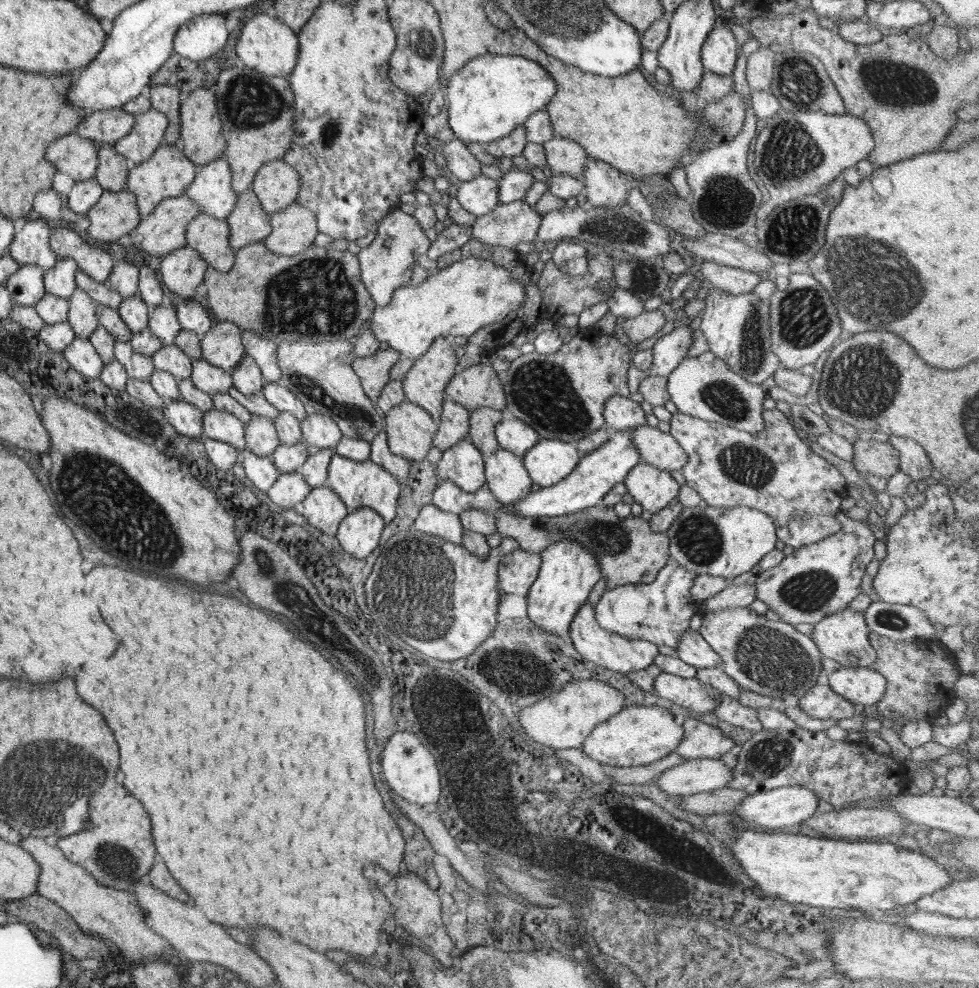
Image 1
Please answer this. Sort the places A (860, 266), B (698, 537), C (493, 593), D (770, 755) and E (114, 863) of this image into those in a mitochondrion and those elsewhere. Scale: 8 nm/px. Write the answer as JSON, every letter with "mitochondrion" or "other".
{"A":"mitochondrion","B":"mitochondrion","C":"other","D":"mitochondrion","E":"mitochondrion"}

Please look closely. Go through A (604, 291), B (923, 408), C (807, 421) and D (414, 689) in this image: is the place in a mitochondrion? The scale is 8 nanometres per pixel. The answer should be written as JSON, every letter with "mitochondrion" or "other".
{"A":"other","B":"other","C":"mitochondrion","D":"other"}

